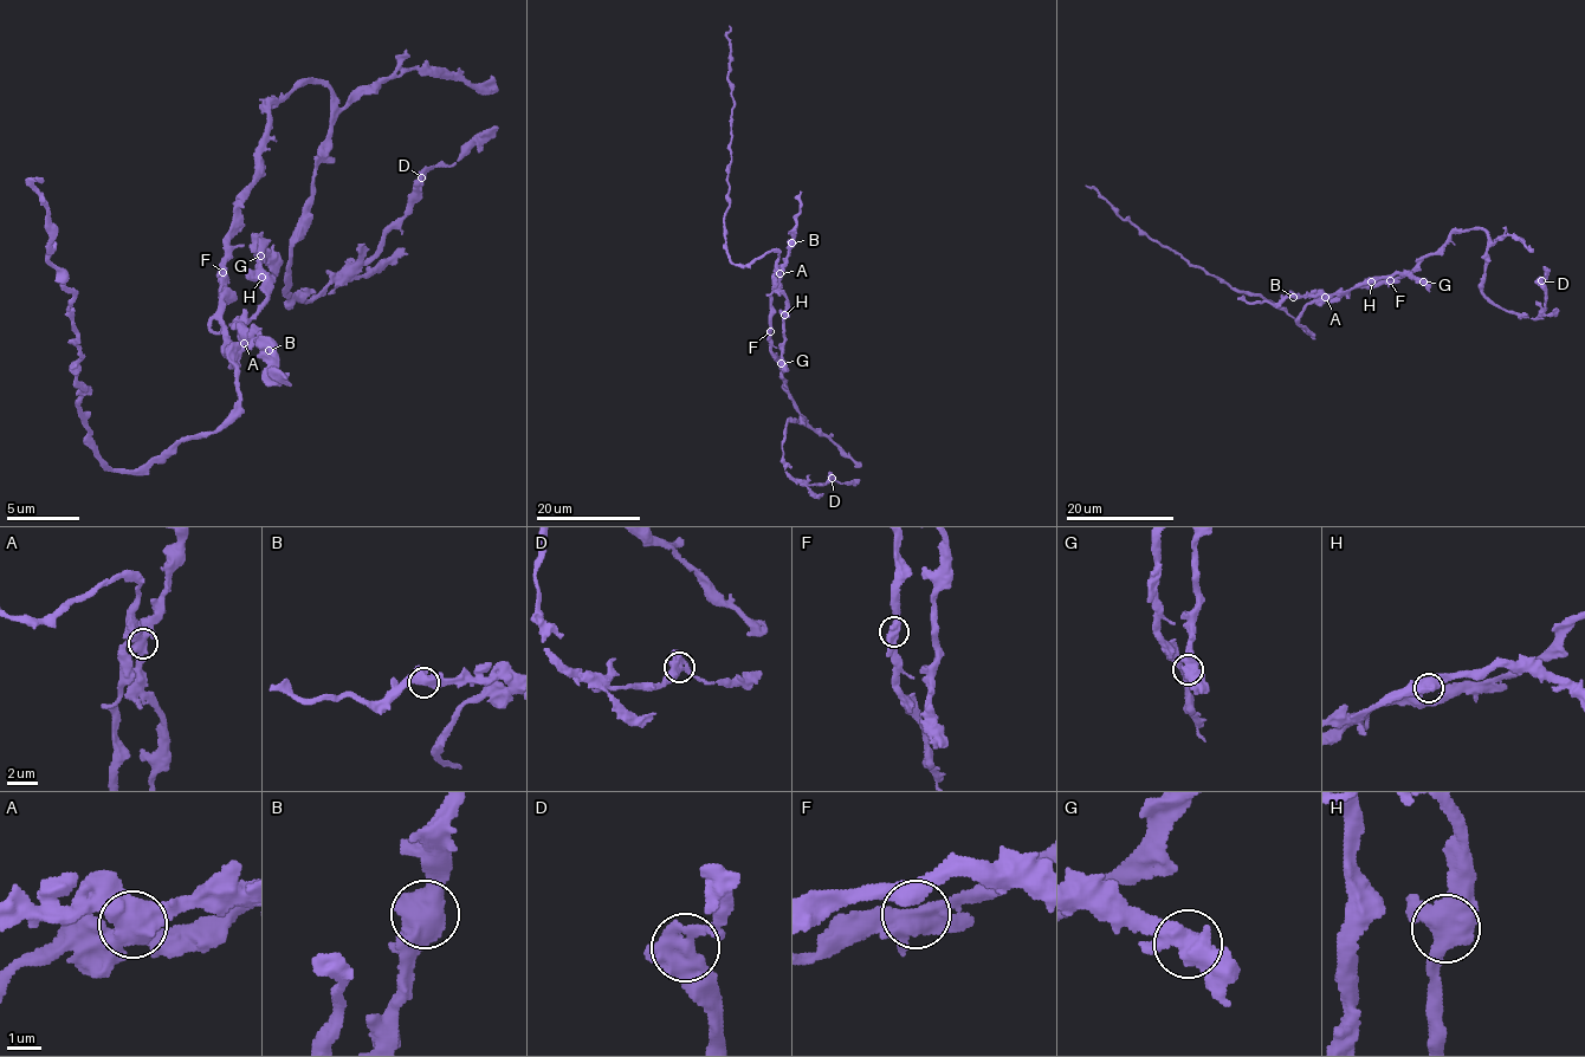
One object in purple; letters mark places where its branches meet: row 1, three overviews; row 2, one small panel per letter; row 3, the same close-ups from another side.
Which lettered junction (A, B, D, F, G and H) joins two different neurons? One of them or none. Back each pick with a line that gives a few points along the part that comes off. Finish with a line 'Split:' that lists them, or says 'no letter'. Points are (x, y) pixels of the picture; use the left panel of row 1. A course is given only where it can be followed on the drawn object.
A: course (243, 343), (246, 324), (266, 303), (269, 287), (259, 267), (263, 245), (265, 265), (277, 278)
Split: A

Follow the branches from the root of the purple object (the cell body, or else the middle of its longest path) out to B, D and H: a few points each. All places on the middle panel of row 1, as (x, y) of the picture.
B: (770, 293), (775, 290), (778, 270), (791, 242)
D: (770, 293), (774, 358), (785, 393), (806, 419), (787, 422), (783, 466), (808, 485), (830, 478)
H: (770, 293), (784, 296), (784, 315)

